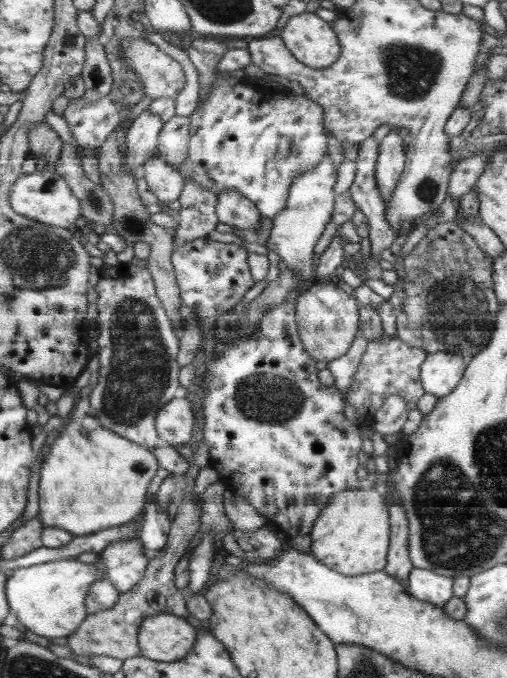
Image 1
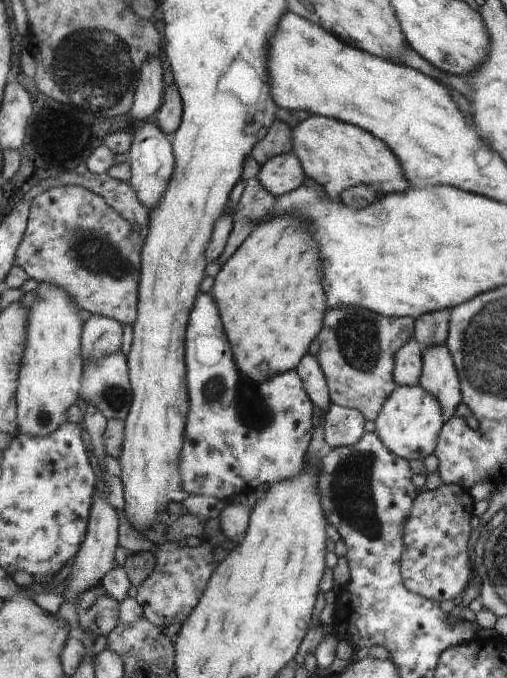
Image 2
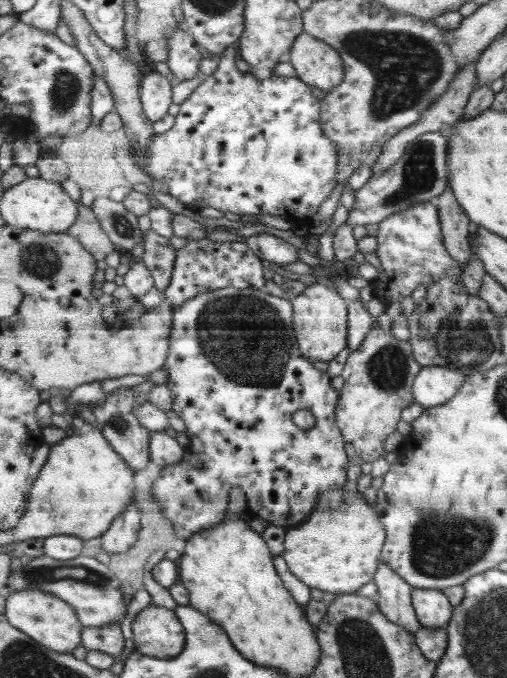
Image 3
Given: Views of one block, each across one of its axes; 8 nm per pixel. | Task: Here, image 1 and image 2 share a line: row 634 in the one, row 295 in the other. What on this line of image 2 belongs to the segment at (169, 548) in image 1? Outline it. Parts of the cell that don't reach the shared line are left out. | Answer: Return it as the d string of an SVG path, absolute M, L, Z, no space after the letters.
M56 185L49 191L38 195L33 200L33 210L29 220L29 228L26 231L25 239L22 241L21 247L17 254L17 263L28 271L31 278L40 283L51 283L58 288L64 289L73 297L73 302L84 310L93 313L94 315L102 315L117 320L123 326L130 324L131 326L137 320L137 296L140 294L140 266L141 266L141 251L144 250L143 236L139 233L135 226L127 221L116 209L100 196L100 194L83 187L82 185Z

